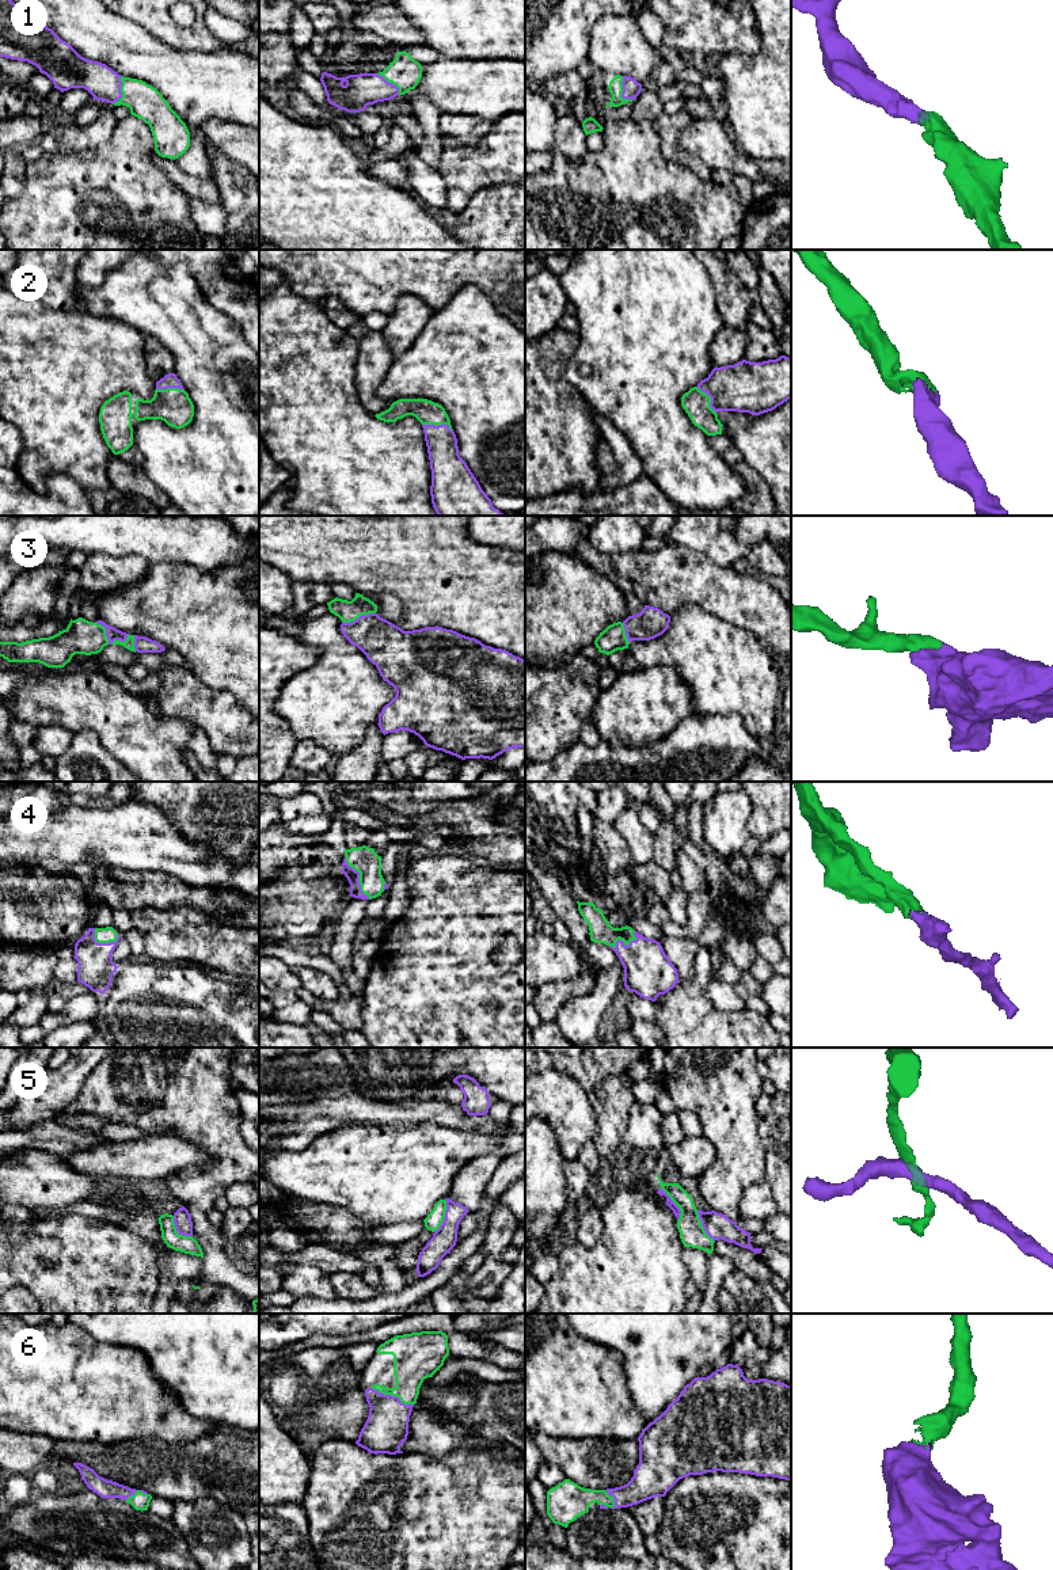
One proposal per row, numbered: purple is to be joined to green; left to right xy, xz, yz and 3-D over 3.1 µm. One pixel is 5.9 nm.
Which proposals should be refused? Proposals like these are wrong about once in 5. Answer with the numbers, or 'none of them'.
5

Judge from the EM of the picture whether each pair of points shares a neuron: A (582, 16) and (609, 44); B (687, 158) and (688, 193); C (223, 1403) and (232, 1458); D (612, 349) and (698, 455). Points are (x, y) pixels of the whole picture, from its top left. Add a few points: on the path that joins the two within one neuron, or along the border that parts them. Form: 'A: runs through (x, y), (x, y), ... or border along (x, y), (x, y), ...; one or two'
A: border along (622, 14), (604, 14), (595, 23), (586, 57); two
B: border along (660, 149), (666, 159), (711, 181); two
C: border along (220, 1425), (240, 1429); two
D: runs through (635, 375), (639, 390), (672, 429); one

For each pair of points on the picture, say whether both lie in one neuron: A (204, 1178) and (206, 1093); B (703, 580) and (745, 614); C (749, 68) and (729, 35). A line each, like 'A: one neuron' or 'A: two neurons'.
A: one neuron
B: one neuron
C: two neurons

